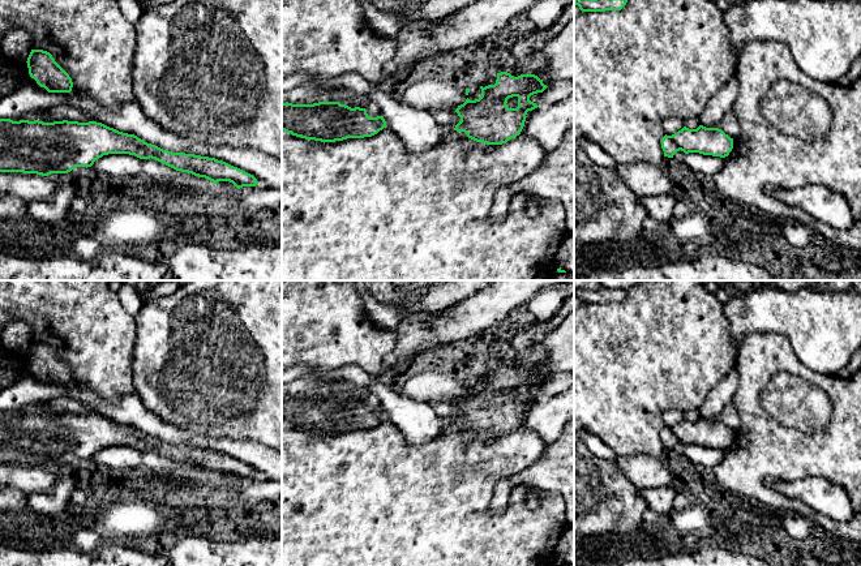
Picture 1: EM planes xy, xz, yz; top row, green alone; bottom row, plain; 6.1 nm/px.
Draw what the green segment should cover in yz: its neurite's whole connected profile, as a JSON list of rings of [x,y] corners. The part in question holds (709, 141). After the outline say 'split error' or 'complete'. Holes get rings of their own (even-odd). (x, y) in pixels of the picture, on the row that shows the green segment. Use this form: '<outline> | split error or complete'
[[[699,125],[697,129],[684,127],[672,136],[664,136],[661,140],[664,156],[673,158],[677,151],[699,153],[725,158],[733,149],[733,138],[719,128],[706,128]]] | complete

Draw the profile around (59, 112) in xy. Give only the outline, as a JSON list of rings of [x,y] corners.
[[[55,106],[51,108],[44,108],[42,111],[37,111],[34,113],[21,115],[21,116],[13,117],[10,120],[13,120],[13,121],[20,121],[20,120],[42,121],[44,119],[50,119],[52,121],[63,121],[63,120],[78,121],[78,123],[95,121],[90,116],[87,116],[85,112],[82,112],[81,110],[78,110],[76,107],[70,107],[70,106]]]

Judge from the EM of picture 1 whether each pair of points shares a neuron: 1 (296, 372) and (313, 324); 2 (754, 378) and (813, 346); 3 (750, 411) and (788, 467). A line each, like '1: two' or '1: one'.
1: two
2: two
3: one

